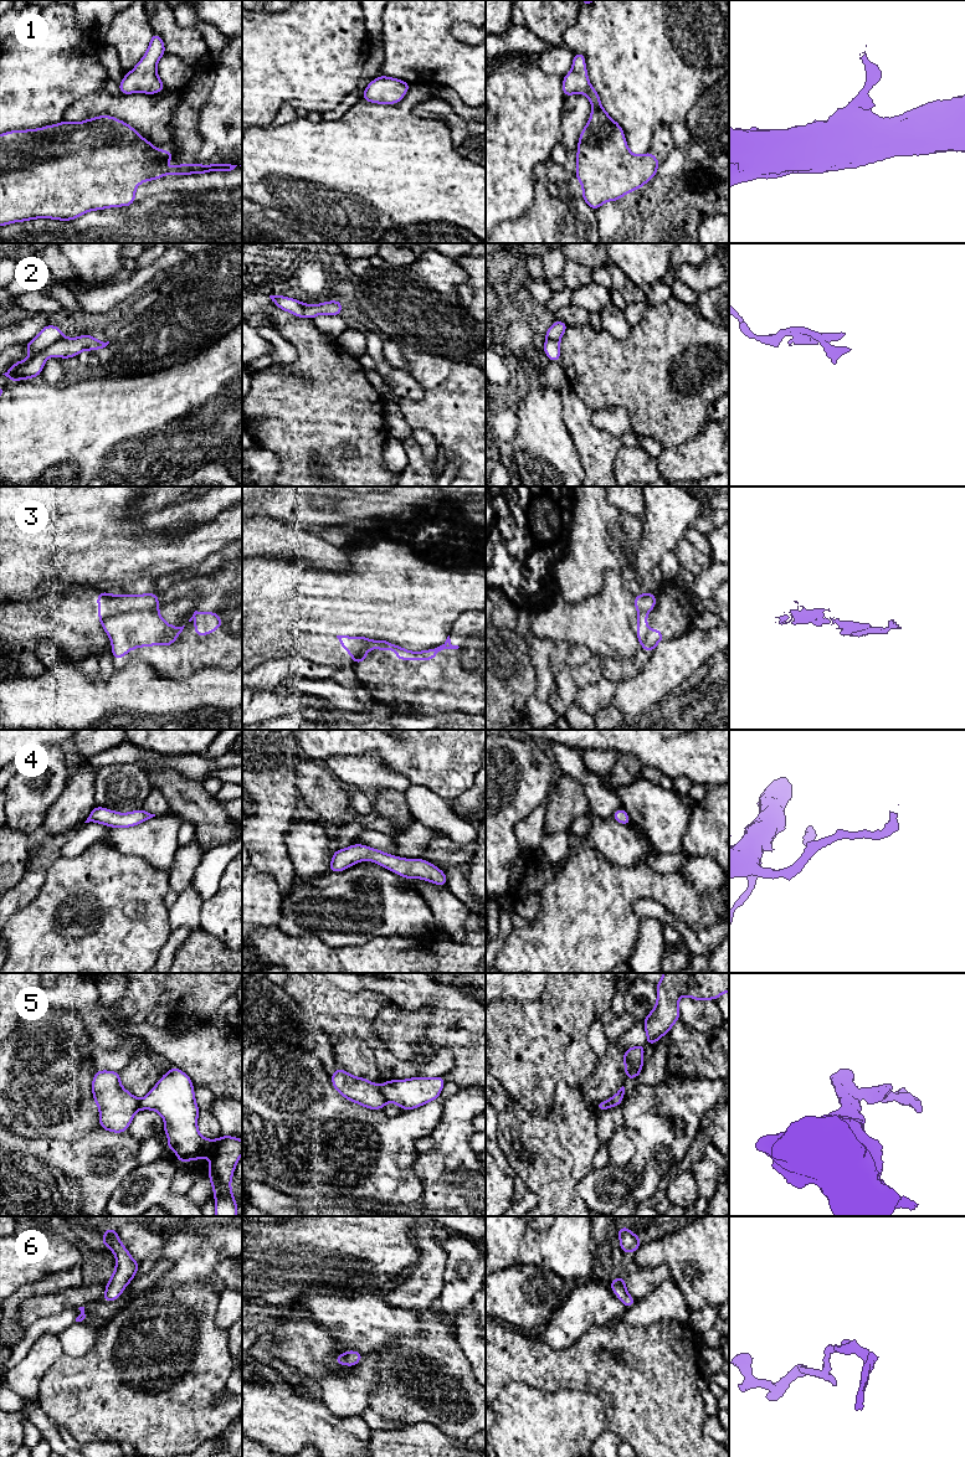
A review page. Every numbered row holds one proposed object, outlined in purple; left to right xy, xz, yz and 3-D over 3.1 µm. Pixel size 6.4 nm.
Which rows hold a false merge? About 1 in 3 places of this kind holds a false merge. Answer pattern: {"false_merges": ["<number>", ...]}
{"false_merges": ["2", "3", "5"]}

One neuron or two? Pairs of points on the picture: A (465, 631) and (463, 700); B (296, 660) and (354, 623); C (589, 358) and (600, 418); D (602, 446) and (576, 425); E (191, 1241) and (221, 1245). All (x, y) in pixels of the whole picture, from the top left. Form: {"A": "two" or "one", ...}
{"A": "one", "B": "two", "C": "two", "D": "one", "E": "one"}

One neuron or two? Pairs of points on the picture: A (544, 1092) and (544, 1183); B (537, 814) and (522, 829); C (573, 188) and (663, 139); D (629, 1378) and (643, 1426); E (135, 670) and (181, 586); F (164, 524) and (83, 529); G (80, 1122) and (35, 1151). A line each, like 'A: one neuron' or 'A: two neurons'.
A: two neurons
B: one neuron
C: one neuron
D: one neuron
E: two neurons
F: two neurons
G: two neurons

